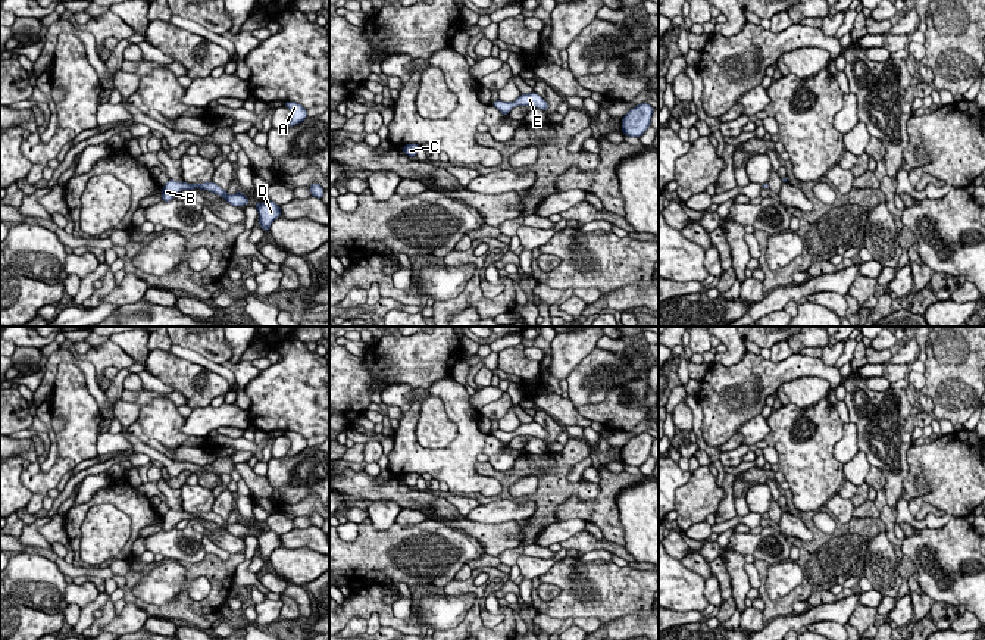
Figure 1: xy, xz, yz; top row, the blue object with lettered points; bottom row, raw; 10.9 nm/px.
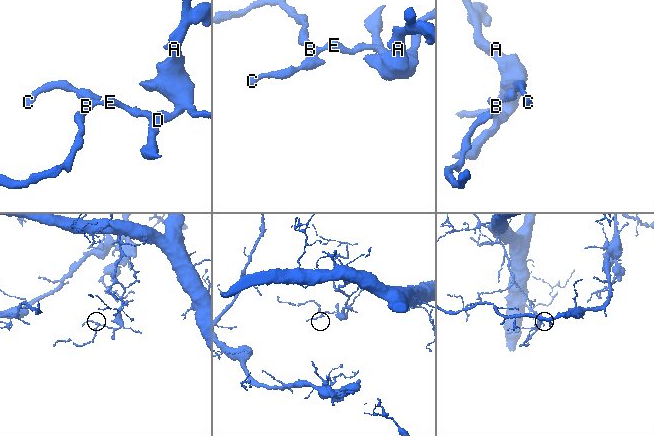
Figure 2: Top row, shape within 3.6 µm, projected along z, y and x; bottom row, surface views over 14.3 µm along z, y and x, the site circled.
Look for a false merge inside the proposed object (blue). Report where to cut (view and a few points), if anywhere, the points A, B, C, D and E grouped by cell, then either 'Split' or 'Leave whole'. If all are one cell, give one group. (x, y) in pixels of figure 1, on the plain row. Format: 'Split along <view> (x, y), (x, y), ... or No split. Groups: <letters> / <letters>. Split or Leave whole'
No split. Groups: A B C D E. Leave whole

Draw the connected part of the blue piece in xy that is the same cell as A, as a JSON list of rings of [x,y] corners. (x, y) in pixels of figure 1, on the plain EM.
[[[285,431],[284,435],[288,437],[291,441],[287,456],[297,455],[307,447],[306,438],[301,434],[296,431]]]

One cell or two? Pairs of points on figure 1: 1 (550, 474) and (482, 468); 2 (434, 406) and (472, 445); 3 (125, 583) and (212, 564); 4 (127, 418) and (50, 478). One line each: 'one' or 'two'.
1: one
2: two
3: one
4: two

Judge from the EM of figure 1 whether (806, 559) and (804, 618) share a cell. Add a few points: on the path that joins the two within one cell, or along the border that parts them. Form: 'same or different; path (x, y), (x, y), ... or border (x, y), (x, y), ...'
different; border (793, 612), (776, 617), (768, 624)

